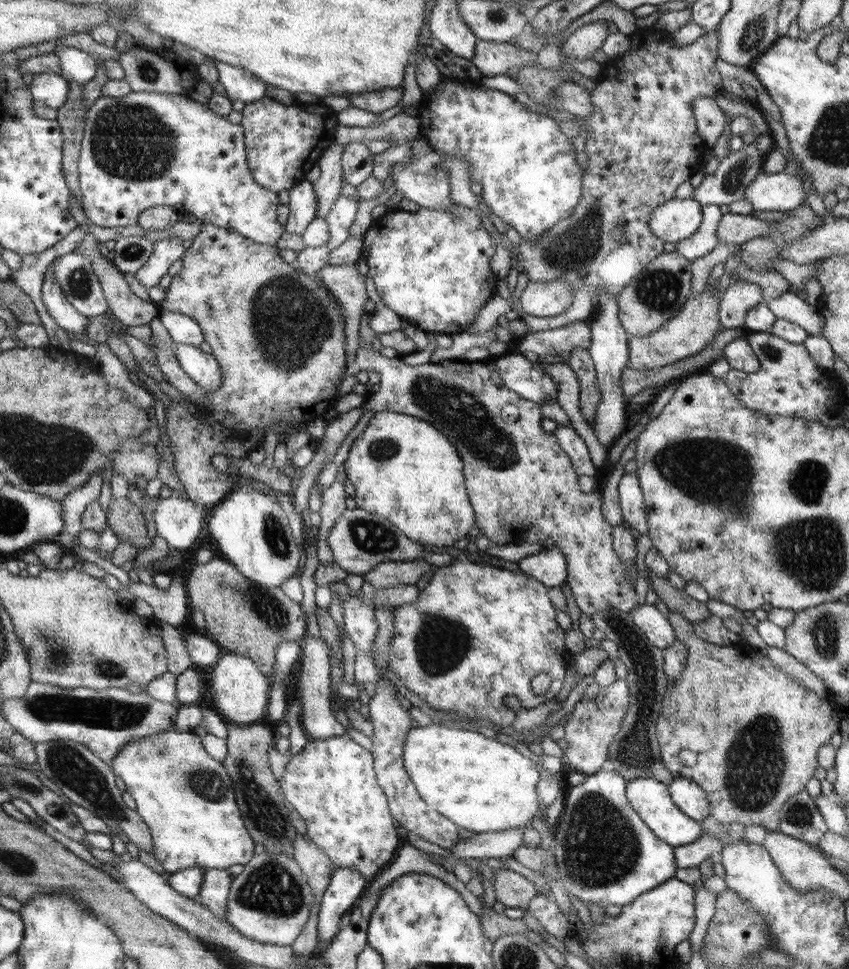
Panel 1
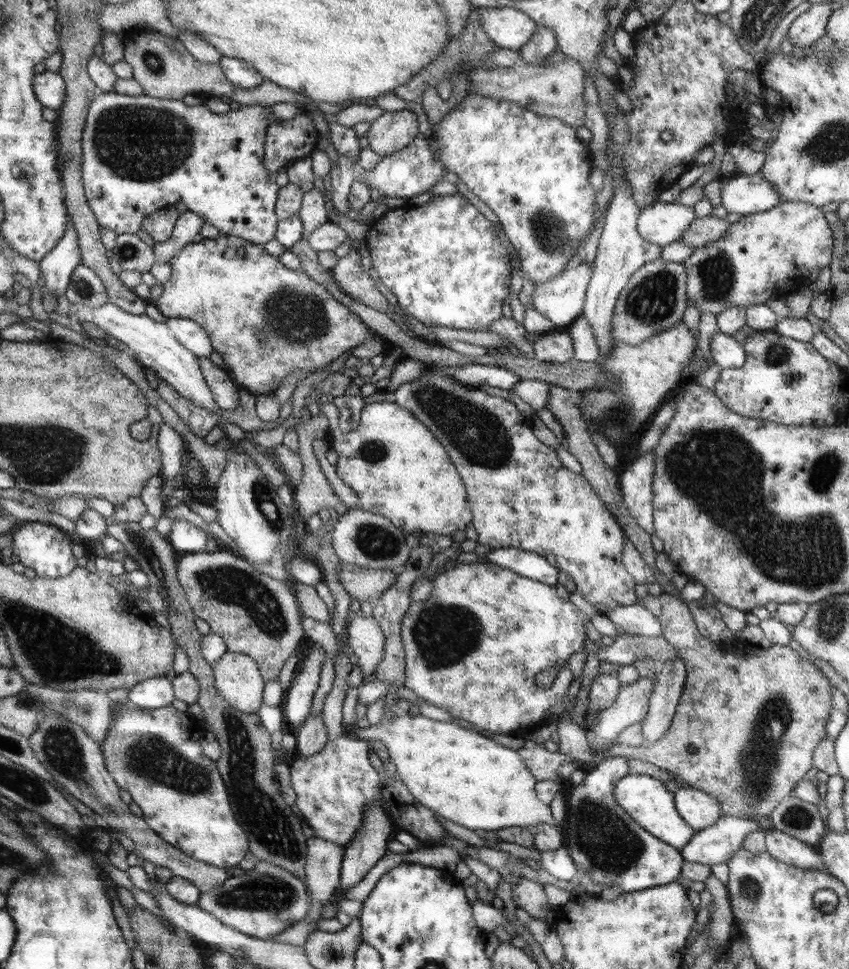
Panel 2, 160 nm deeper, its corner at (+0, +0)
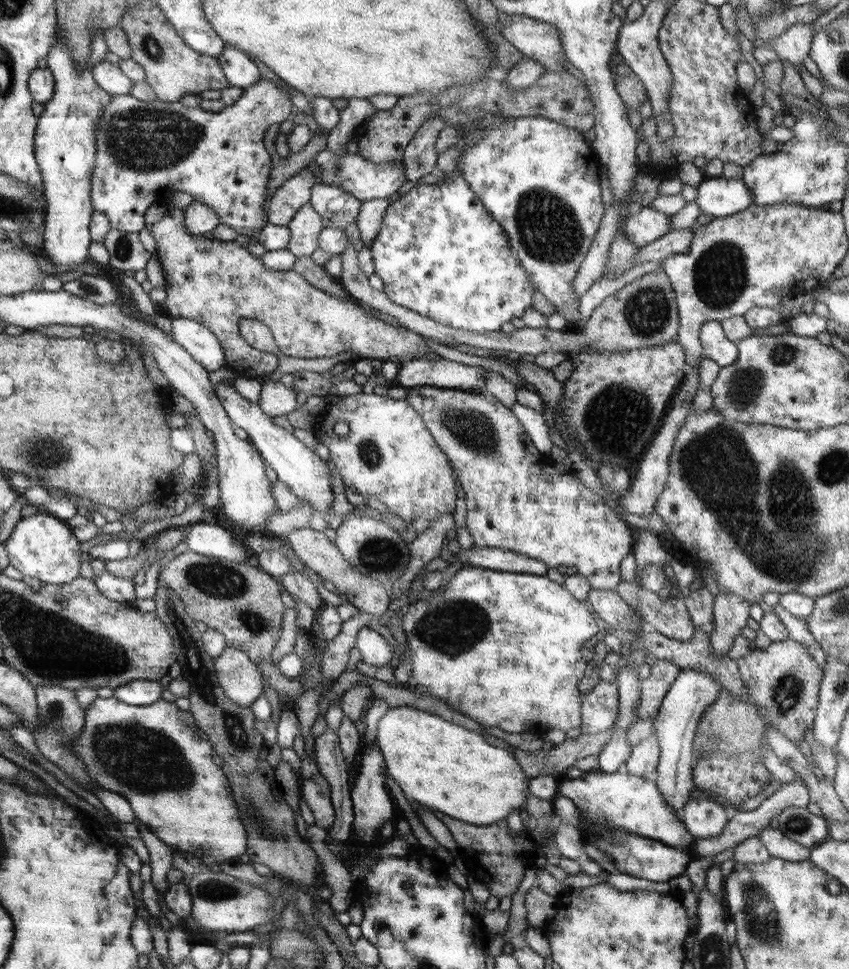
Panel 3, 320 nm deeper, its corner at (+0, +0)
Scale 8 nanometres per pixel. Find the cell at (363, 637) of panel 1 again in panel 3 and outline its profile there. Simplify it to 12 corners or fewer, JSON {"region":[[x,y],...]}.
{"region":[[369,626],[358,631],[355,646],[368,665],[392,660],[388,641]]}

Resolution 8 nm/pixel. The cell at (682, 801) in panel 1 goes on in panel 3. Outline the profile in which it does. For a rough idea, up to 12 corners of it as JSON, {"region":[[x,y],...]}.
{"region":[[691,797],[680,816],[695,839],[722,834],[729,821],[712,798]]}

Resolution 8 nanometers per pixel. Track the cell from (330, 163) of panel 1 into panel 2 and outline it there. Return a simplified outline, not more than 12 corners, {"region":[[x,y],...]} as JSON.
{"region":[[314,187],[305,192],[298,213],[303,239],[327,224],[324,195]]}

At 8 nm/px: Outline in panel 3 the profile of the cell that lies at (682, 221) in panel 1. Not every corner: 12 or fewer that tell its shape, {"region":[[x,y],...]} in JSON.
{"region":[[651,206],[634,210],[623,227],[638,248],[672,227],[670,217]]}

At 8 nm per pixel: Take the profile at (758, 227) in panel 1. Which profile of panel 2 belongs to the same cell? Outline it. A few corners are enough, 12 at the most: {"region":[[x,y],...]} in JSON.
{"region":[[696,218],[677,244],[698,248],[726,234],[725,218]]}

